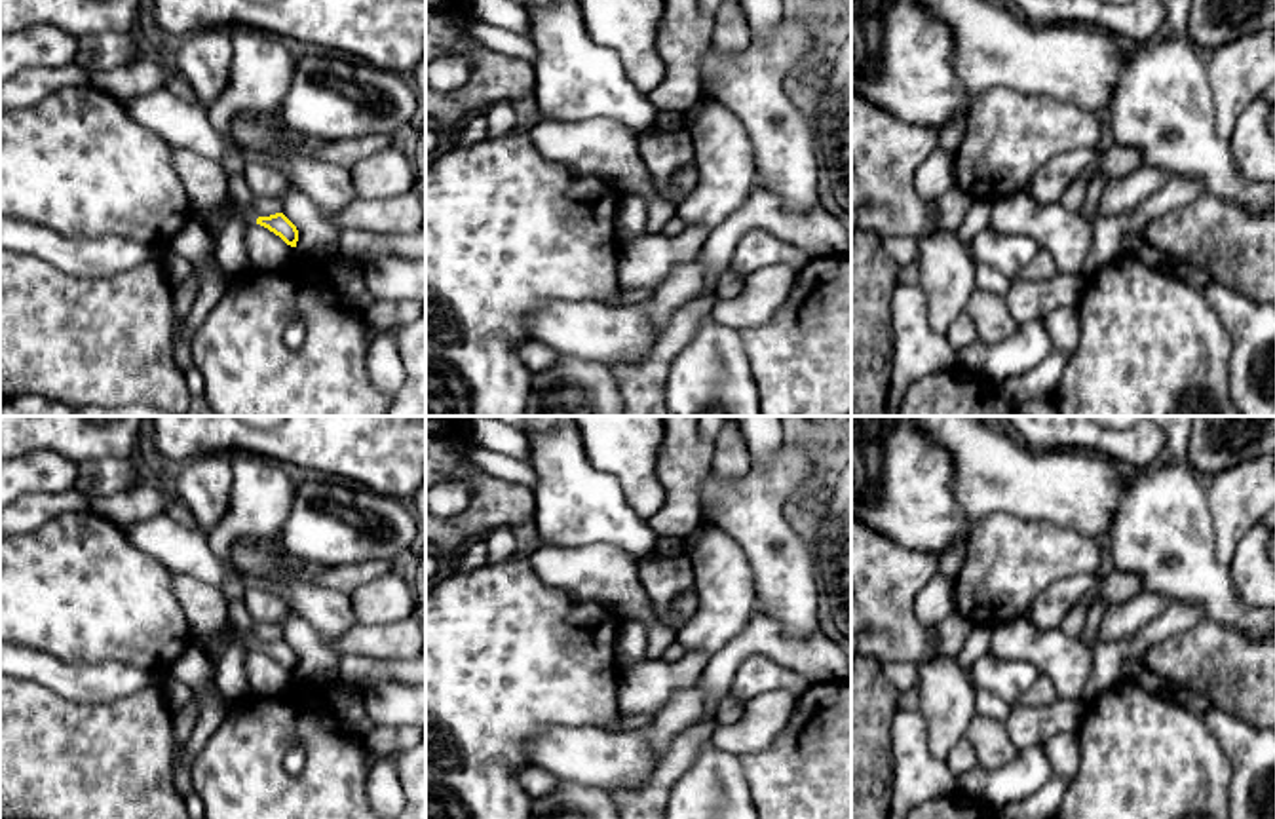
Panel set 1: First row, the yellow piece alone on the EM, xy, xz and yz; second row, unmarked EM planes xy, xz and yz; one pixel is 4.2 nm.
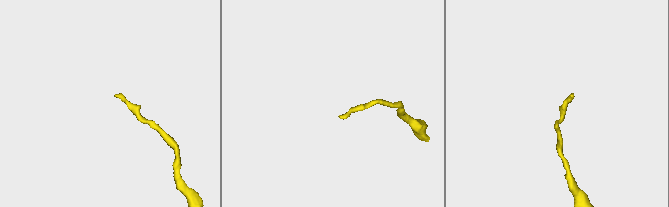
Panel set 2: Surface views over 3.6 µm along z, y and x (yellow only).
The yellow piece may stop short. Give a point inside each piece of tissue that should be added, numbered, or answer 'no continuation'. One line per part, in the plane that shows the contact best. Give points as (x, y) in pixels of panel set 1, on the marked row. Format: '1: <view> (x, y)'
1: xy (236, 185)

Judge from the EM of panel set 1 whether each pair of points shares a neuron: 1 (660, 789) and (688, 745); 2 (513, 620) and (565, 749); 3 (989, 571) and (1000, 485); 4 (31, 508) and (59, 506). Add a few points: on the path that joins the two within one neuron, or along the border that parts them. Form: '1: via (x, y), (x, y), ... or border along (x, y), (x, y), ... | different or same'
1: via (664, 778), (679, 757) | same
2: border along (599, 728), (550, 726), (527, 743), (525, 753) | different
3: border along (1040, 521), (990, 512), (975, 525), (966, 542) | different
4: via (38, 508), (52, 506) | same

